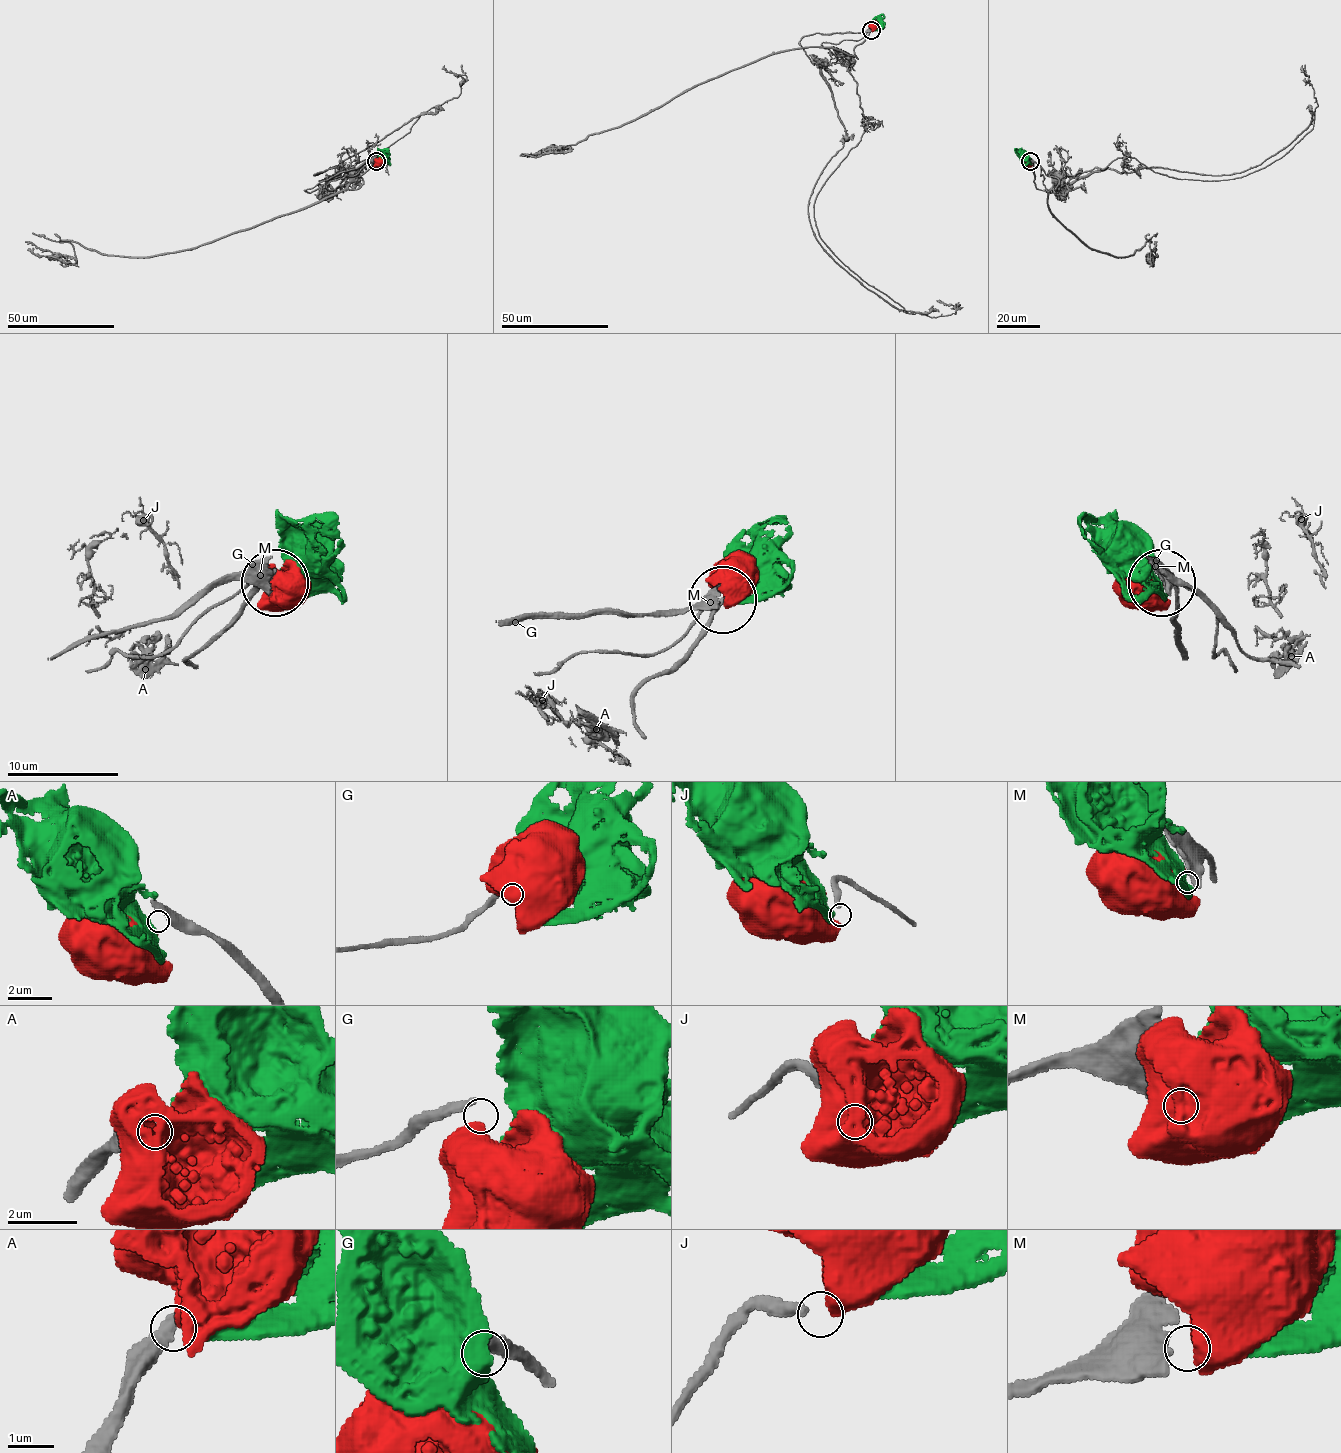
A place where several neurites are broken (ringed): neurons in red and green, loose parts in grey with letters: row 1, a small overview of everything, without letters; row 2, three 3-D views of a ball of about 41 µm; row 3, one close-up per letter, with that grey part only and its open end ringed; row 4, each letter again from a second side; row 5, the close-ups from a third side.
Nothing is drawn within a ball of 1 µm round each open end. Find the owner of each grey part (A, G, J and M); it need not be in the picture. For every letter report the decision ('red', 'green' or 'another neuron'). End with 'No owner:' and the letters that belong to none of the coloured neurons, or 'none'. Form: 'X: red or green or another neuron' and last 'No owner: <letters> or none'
A: red
G: another neuron
J: another neuron
M: green
No owner: G, J

